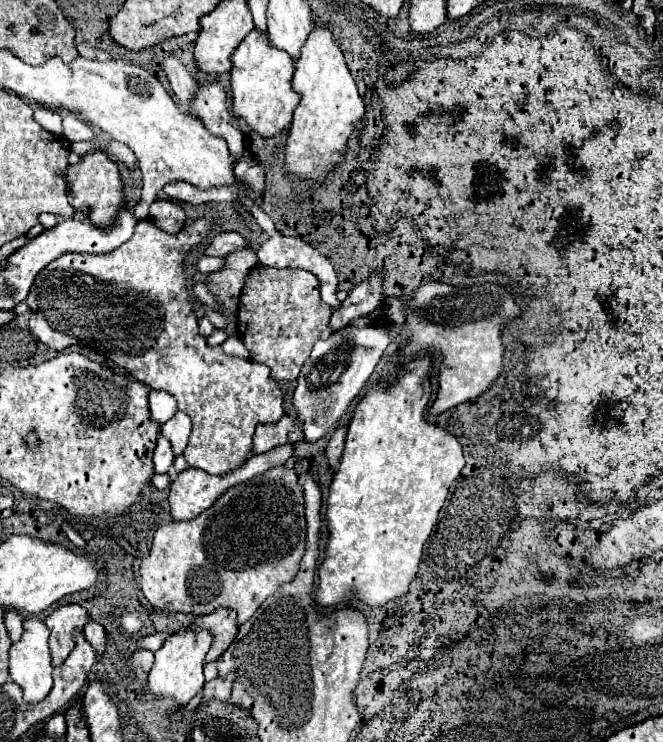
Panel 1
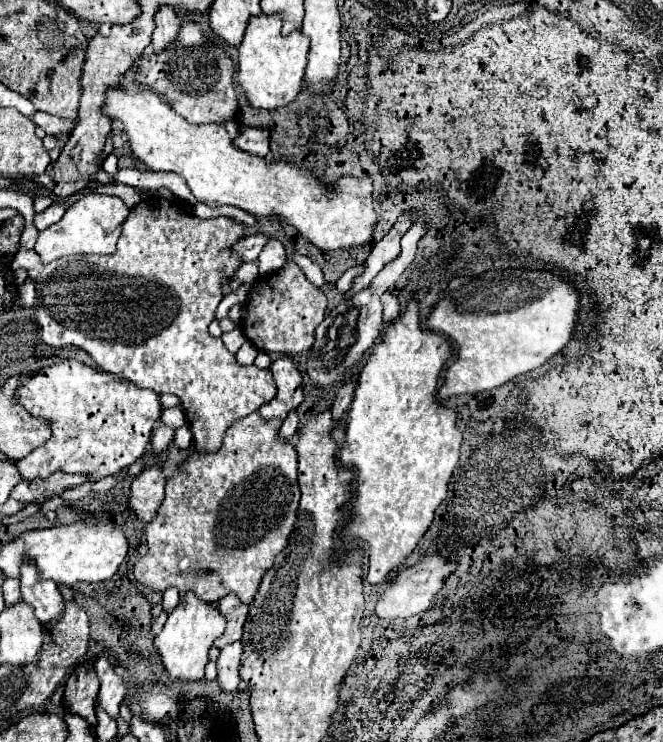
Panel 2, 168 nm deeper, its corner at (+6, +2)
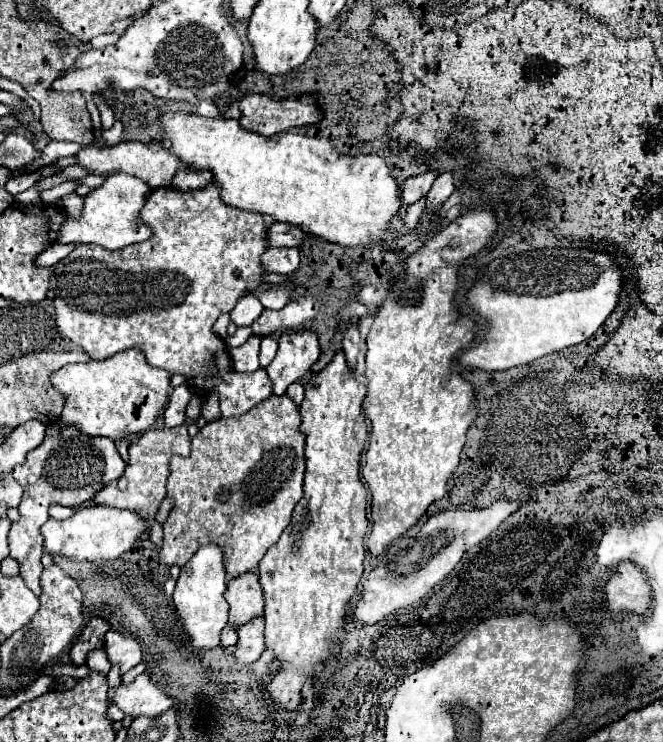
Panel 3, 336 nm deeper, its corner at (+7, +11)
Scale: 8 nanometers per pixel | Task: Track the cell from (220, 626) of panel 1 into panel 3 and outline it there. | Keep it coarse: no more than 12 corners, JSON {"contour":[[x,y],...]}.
{"contour":[[257,573],[227,583],[229,623],[245,625],[263,615],[263,591]]}

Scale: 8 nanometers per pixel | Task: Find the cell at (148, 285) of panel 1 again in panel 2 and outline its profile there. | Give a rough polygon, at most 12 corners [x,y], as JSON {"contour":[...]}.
{"contour":[[156,196],[36,284],[52,348],[176,394],[196,452],[276,396],[208,334],[244,226]]}

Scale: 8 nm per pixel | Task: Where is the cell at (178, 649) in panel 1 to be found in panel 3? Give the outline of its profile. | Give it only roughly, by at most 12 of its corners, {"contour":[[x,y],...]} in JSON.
{"contour":[[203,545],[173,603],[195,649],[215,649],[229,619],[223,551]]}

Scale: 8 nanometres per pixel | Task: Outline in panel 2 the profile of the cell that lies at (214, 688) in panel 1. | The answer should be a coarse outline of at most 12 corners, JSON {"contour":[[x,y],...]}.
{"contour":[[240,642],[220,650],[218,684],[224,692],[234,692],[238,674]]}

